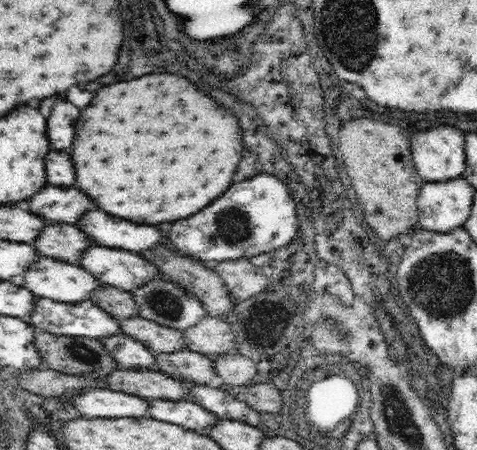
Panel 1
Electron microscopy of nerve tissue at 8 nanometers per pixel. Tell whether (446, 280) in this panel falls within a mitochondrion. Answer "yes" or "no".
yes

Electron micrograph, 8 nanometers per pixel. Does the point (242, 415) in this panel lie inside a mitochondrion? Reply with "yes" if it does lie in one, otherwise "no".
no

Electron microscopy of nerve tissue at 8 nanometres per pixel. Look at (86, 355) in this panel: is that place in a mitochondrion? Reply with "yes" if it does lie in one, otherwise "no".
yes

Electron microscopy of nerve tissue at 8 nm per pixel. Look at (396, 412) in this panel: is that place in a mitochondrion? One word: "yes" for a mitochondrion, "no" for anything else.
yes

